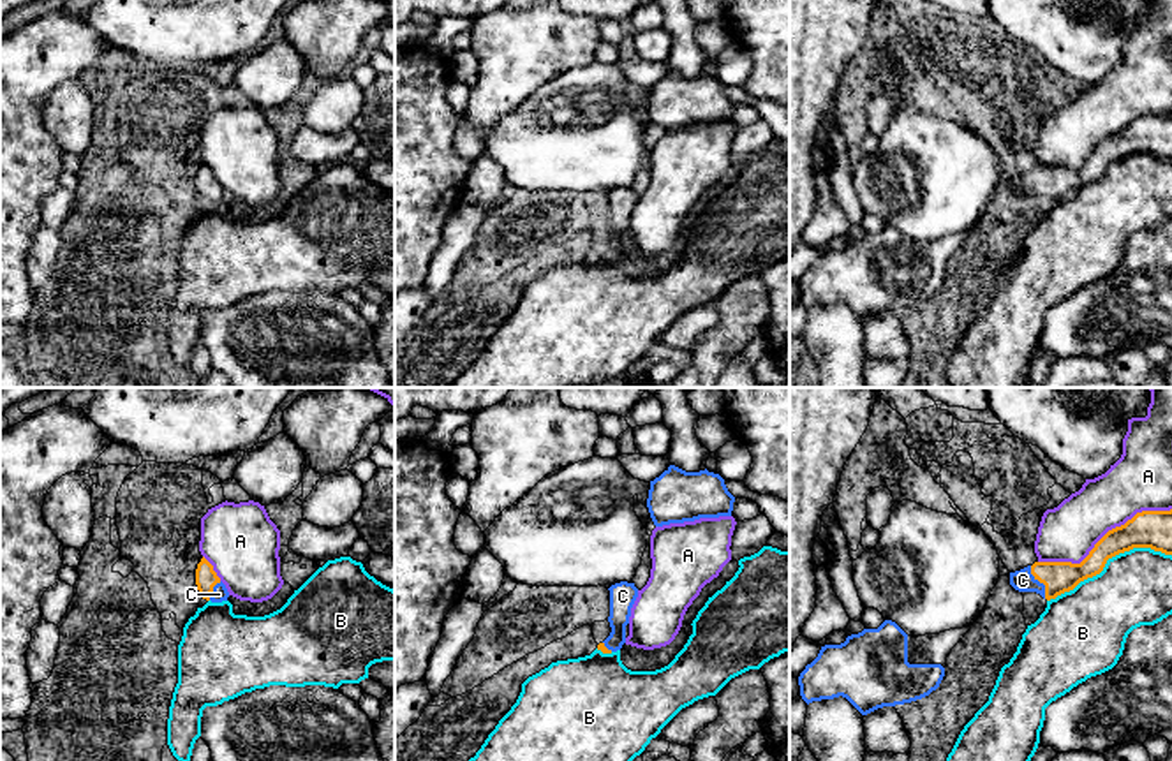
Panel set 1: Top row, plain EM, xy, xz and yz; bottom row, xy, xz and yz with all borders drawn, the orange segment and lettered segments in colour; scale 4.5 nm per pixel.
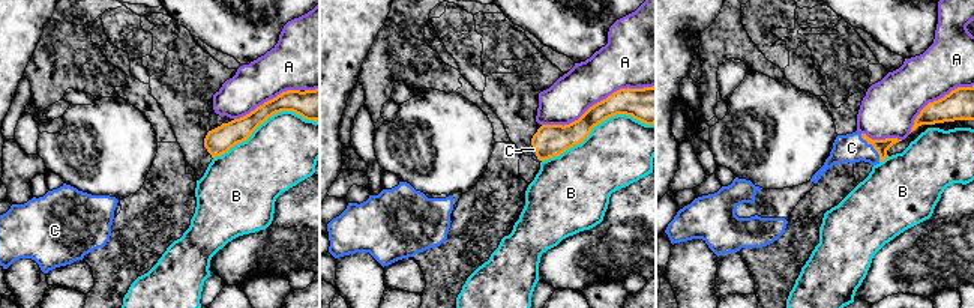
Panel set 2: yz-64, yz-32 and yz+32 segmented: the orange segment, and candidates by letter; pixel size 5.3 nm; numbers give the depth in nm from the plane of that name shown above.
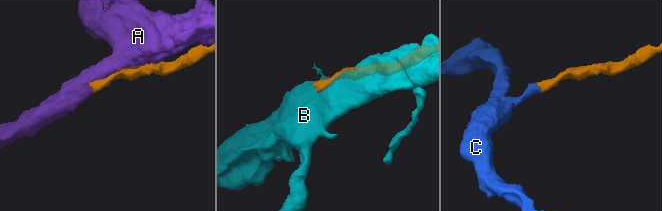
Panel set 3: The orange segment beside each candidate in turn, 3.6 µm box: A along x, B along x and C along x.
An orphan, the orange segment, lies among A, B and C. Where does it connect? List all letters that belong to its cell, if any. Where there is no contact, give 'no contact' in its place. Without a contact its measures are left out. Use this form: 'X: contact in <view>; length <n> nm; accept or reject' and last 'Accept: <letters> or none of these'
A: contact in yz; length 650 nm; reject
B: contact in yz; length 600 nm; reject
C: contact in yz; length 170 nm; accept
Accept: C

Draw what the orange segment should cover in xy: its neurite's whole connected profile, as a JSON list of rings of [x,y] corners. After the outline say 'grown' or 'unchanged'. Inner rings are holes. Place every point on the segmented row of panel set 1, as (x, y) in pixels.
[[[203,557],[196,569],[196,585],[203,599],[211,602],[227,601],[229,592],[220,581],[213,565]]]; grown

